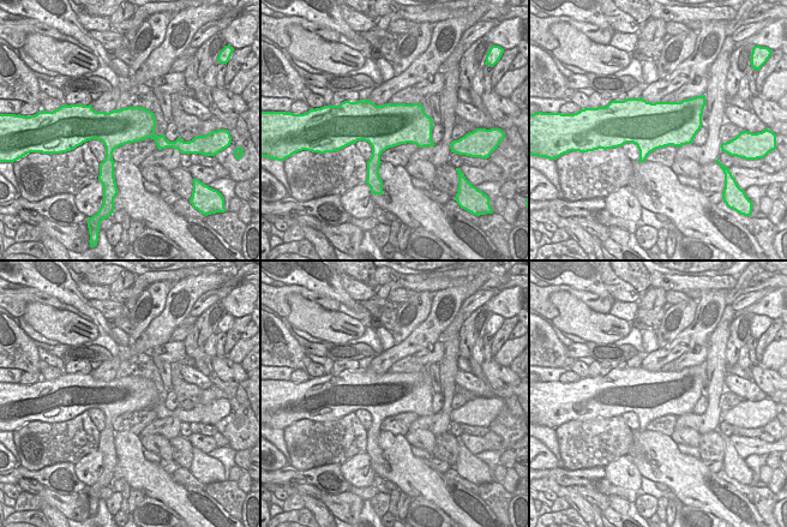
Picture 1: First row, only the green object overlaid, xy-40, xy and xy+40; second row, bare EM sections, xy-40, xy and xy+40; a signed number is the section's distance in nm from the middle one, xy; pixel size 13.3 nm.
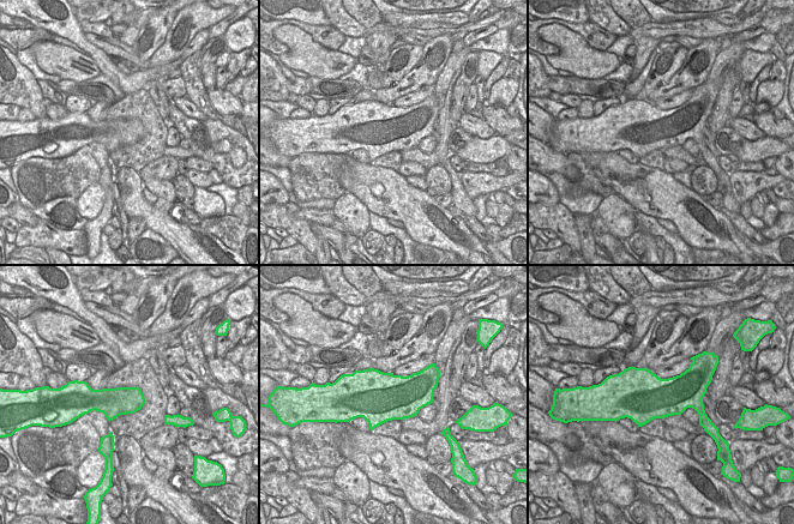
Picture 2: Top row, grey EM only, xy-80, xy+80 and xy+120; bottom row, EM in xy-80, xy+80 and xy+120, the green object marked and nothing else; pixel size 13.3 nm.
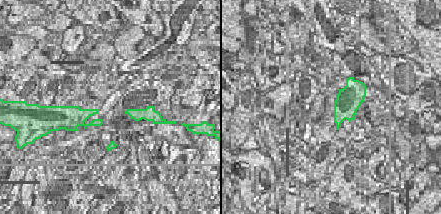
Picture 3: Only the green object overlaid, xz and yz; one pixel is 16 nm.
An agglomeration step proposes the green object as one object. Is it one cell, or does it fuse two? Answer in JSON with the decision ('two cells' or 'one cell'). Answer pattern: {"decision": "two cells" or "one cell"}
{"decision": "one cell"}

